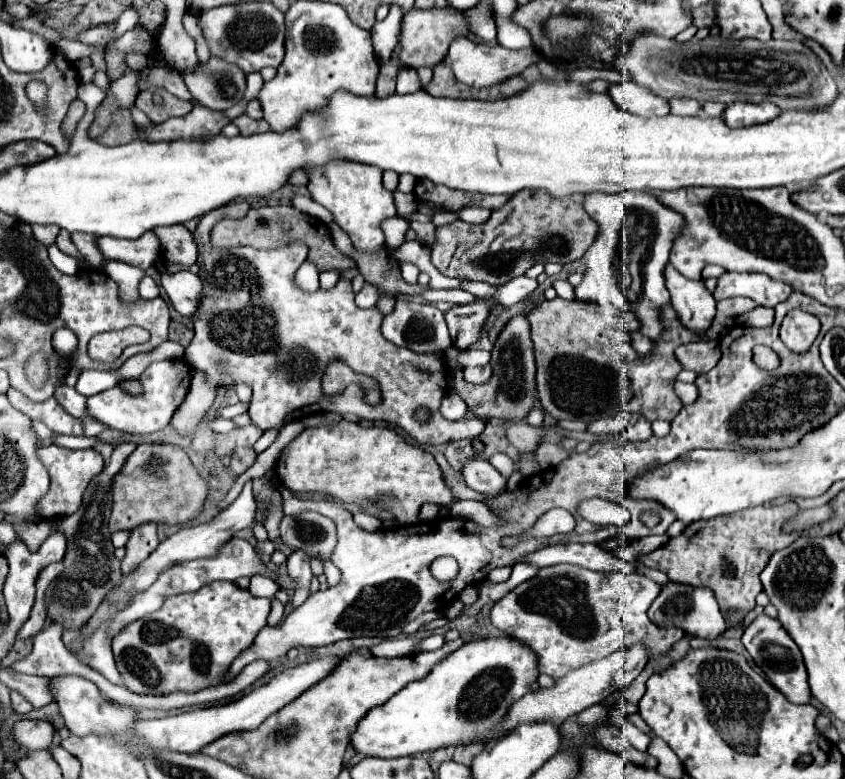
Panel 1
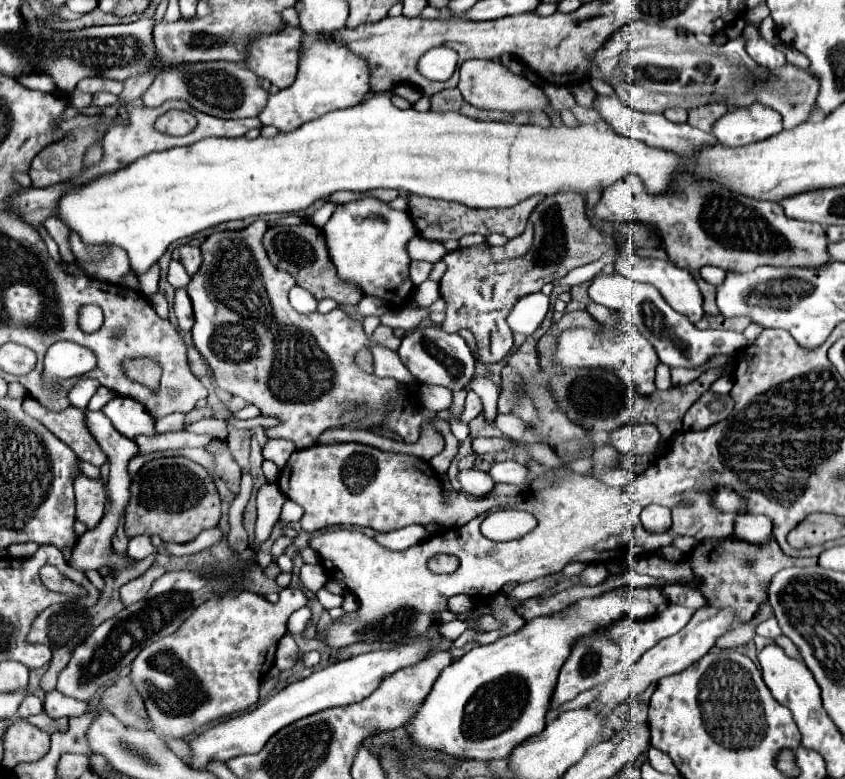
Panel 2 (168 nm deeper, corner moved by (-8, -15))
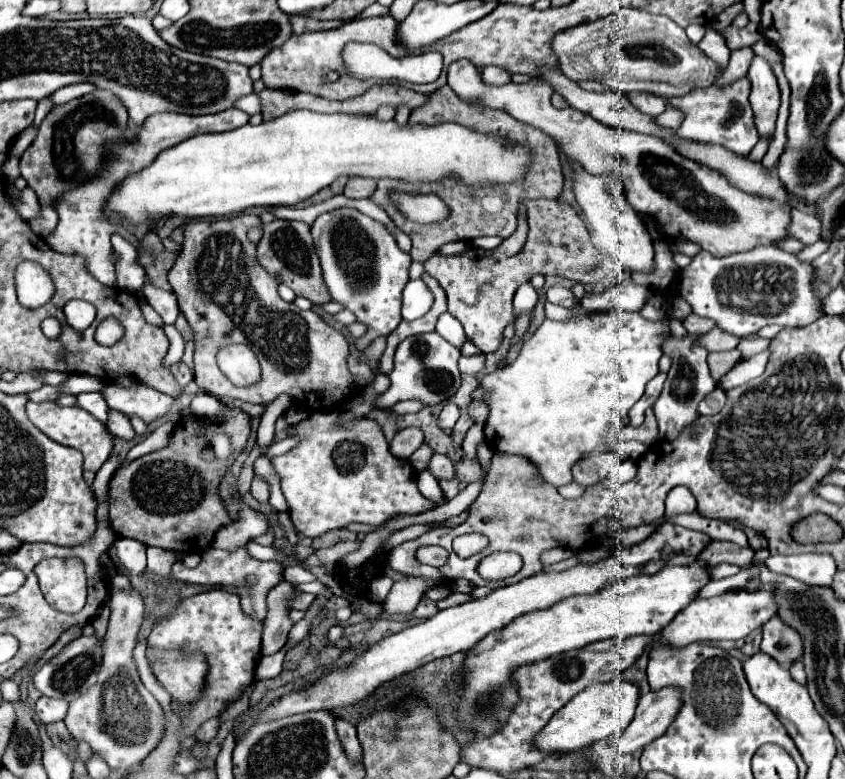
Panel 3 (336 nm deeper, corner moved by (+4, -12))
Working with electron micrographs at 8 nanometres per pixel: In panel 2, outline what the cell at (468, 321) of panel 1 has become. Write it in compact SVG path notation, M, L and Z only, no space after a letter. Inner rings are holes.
M575 192L547 196L531 212L528 222L533 222L535 226L533 246L519 258L495 262L489 250L493 246L489 246L487 242L479 246L459 248L445 254L443 258L443 262L447 264L447 272L443 274L439 284L447 310L441 328L445 332L459 332L463 328L471 330L477 340L479 362L499 362L509 354L513 346L513 332L507 324L507 316L519 298L539 292L543 284L553 282L557 276L565 276L569 270L583 266L591 258L597 258L599 250L593 248L601 246L601 242L605 240L605 236L595 230L585 216L583 196ZM577 240L585 240L585 244Z

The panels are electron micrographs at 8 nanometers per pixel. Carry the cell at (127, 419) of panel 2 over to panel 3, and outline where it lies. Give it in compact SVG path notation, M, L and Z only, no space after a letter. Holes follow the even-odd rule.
M79 393L75 397L77 397L77 405L81 409L89 411L101 423L107 423L107 403L101 393Z

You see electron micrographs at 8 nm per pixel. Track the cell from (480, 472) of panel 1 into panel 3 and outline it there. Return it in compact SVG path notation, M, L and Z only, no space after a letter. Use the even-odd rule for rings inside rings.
M433 453L433 457L427 463L427 469L437 479L453 479L455 477L455 467L453 467L451 459L445 455L439 455L439 453Z

